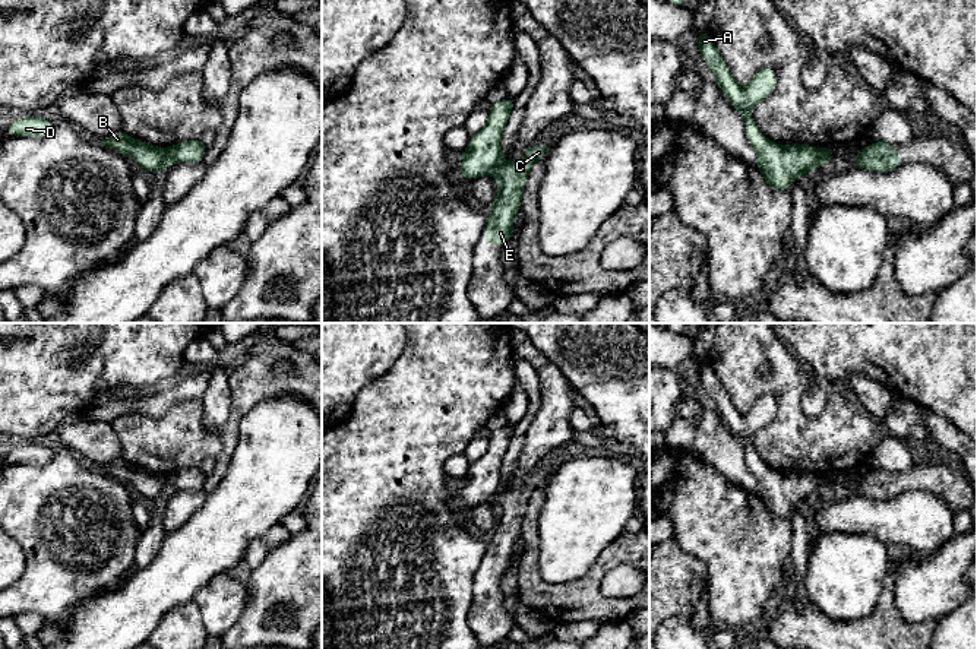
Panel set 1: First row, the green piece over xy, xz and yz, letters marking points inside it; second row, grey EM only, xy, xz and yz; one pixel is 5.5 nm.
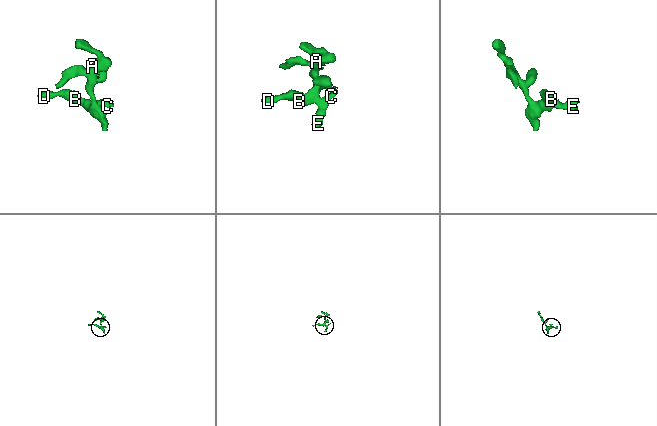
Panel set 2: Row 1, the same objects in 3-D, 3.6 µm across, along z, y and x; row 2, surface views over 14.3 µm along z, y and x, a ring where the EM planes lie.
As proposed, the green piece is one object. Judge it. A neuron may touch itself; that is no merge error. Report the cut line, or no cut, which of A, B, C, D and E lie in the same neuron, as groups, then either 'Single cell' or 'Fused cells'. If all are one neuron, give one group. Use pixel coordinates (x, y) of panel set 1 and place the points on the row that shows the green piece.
Split along xy (166, 149), (170, 162). Groups: A B D / C E. Fused cells

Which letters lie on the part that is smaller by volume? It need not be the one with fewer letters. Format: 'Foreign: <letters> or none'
Foreign: C, E

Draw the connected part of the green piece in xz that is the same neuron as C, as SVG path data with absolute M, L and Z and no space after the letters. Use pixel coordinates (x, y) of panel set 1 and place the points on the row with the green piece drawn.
M534 143L519 161L502 162L494 170L499 191L481 235L486 244L506 246L510 241L515 215L521 209L528 174L534 164L546 156L548 149L550 146Z

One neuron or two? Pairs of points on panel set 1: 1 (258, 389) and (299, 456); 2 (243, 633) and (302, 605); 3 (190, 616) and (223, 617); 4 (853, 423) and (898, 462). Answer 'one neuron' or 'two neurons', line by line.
1: two neurons
2: one neuron
3: two neurons
4: two neurons

